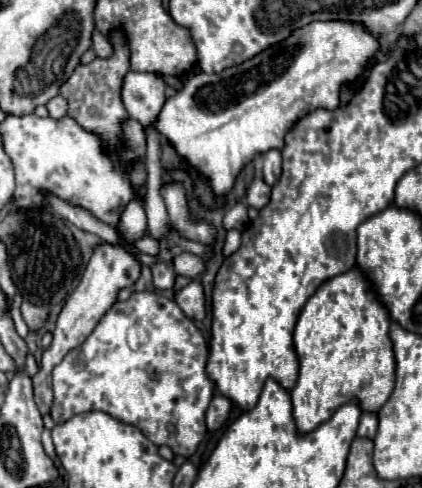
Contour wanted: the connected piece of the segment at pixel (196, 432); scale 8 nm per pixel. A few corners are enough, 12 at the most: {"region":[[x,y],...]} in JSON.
{"region":[[158,292],[52,370],[52,420],[102,410],[190,458],[208,344]]}

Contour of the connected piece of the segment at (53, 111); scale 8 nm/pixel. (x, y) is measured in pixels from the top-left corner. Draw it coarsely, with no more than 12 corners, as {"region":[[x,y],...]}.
{"region":[[62,96],[46,104],[52,118],[66,116],[68,102]]}

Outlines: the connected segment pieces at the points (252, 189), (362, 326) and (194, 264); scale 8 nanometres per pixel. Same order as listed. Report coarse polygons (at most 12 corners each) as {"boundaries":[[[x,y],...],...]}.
{"boundaries":[[[254,178],[246,190],[246,204],[260,210],[272,188]],[[358,266],[294,328],[302,434],[394,390],[390,312]],[[182,252],[174,258],[180,276],[196,278],[204,272],[204,260]]]}

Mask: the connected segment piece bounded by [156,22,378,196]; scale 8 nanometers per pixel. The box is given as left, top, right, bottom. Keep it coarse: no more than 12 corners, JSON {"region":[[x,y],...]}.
{"region":[[312,22],[188,78],[156,128],[226,194],[378,40]]}

